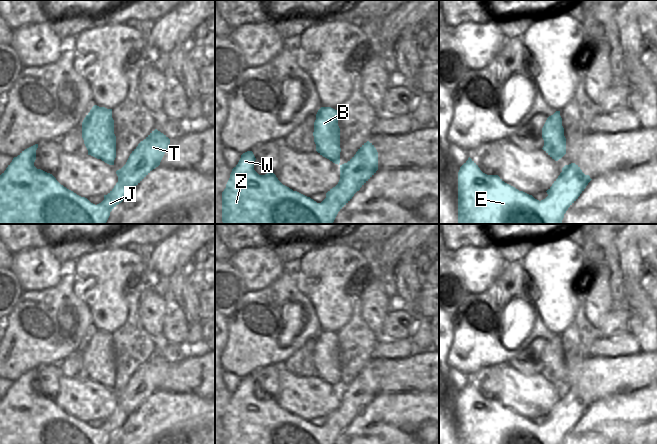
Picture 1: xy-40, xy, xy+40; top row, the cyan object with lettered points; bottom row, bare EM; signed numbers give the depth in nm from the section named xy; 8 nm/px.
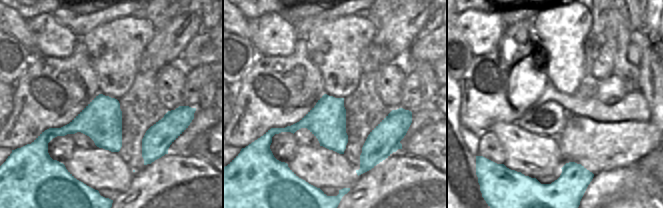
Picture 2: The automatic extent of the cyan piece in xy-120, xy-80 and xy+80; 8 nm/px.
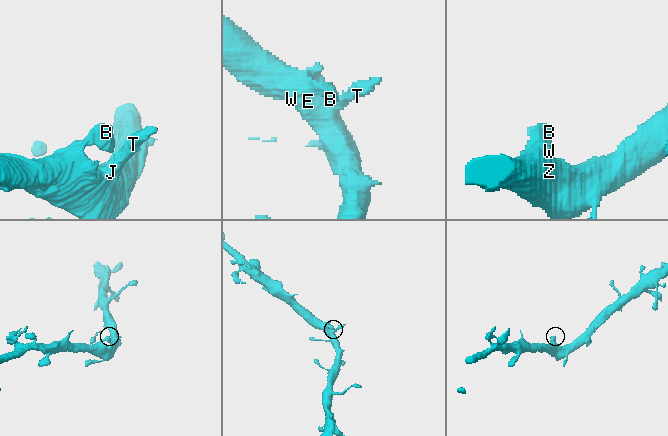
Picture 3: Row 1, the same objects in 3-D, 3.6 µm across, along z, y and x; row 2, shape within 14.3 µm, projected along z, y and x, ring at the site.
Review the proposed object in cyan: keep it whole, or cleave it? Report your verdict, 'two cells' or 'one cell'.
one cell

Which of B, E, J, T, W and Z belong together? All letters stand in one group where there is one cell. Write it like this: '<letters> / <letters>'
B E J T W Z

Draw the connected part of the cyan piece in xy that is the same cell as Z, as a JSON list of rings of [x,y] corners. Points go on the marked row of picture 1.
[[[321,107],[318,110],[313,136],[316,151],[340,166],[338,184],[326,193],[326,198],[321,203],[283,185],[274,173],[259,175],[254,170],[256,158],[252,151],[247,151],[232,169],[222,192],[223,224],[333,224],[338,212],[378,170],[378,152],[367,141],[347,163],[340,165],[338,111],[331,107]]]

